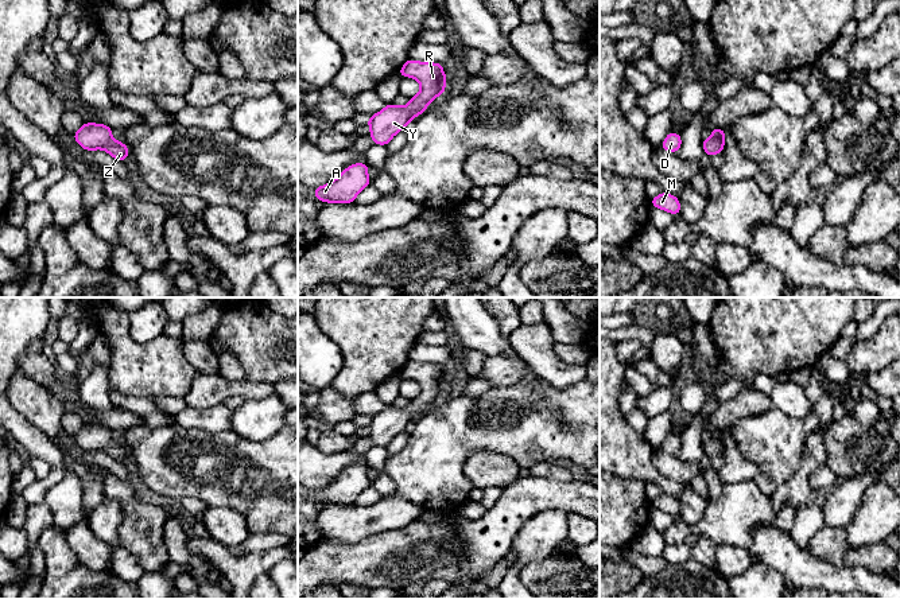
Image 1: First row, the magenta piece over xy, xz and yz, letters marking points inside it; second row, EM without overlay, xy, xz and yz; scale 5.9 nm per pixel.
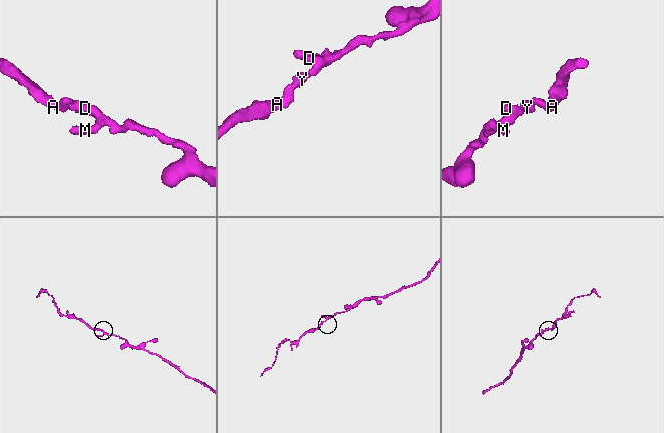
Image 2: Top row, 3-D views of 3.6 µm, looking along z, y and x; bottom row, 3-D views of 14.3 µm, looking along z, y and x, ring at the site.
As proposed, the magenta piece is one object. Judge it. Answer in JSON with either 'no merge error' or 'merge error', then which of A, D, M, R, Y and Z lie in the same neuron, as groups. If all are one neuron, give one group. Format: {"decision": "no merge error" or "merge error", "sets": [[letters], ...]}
{"decision": "no merge error", "sets": [["A", "D", "M", "R", "Y", "Z"]]}

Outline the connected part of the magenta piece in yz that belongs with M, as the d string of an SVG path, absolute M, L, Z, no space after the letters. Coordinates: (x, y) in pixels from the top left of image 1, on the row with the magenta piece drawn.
M662 192L657 197L655 197L651 201L651 206L659 207L664 211L674 214L674 215L678 215L680 211L679 198L676 198L668 192Z

